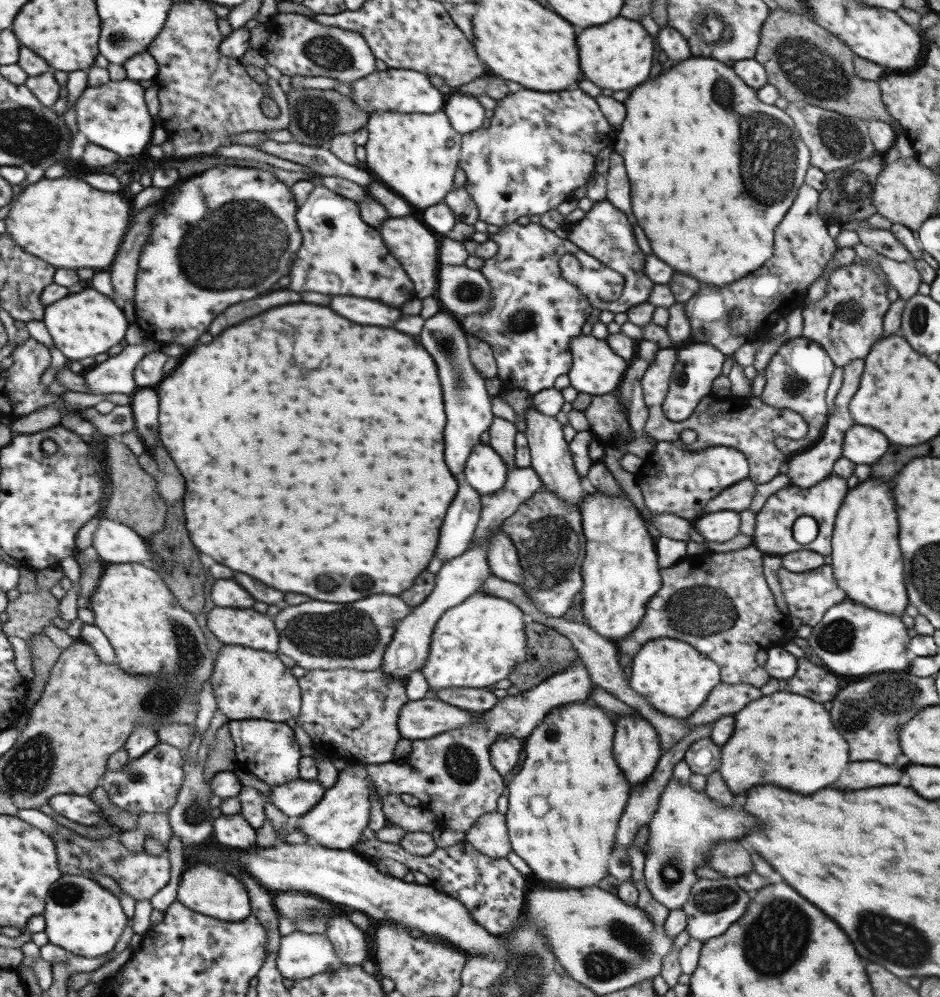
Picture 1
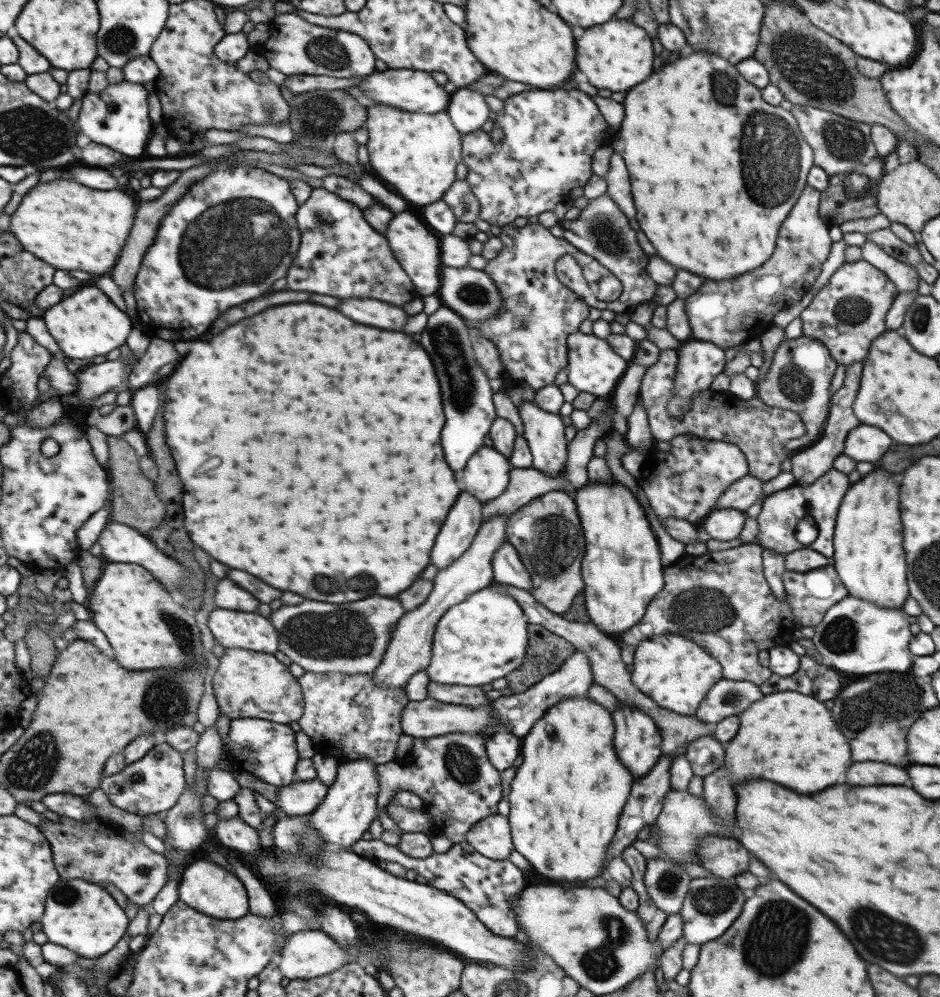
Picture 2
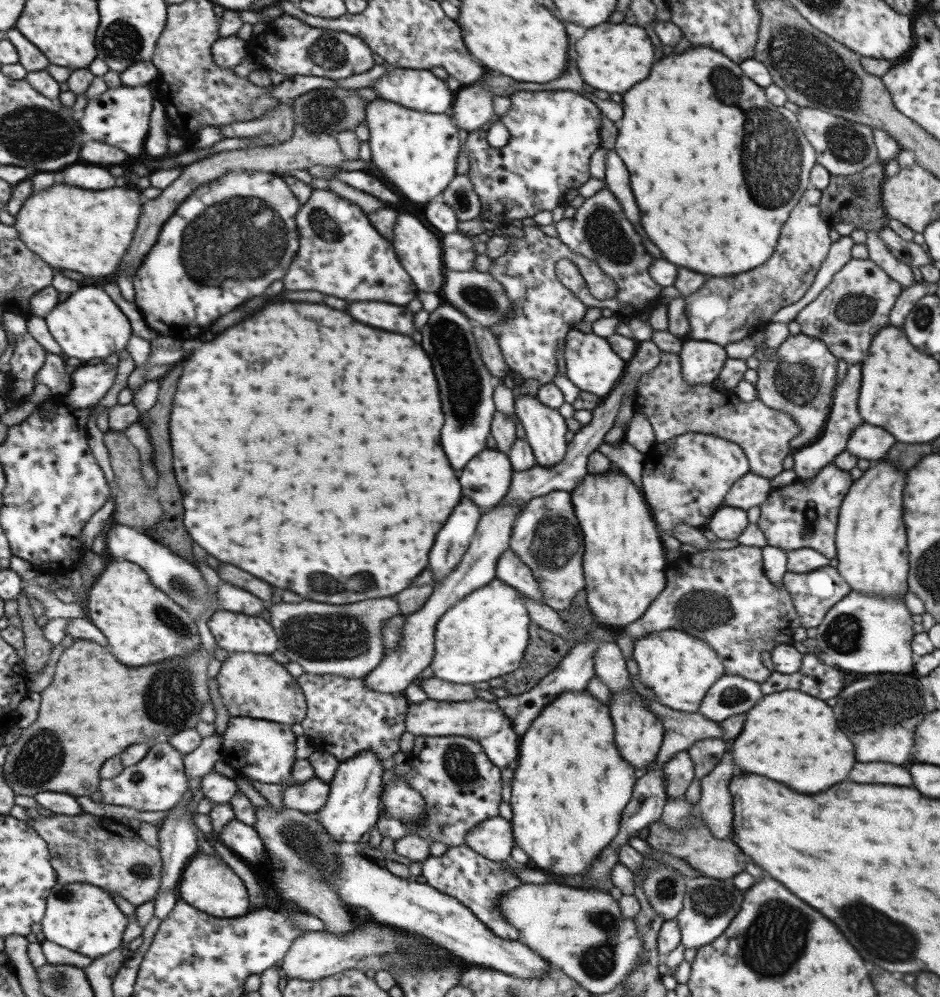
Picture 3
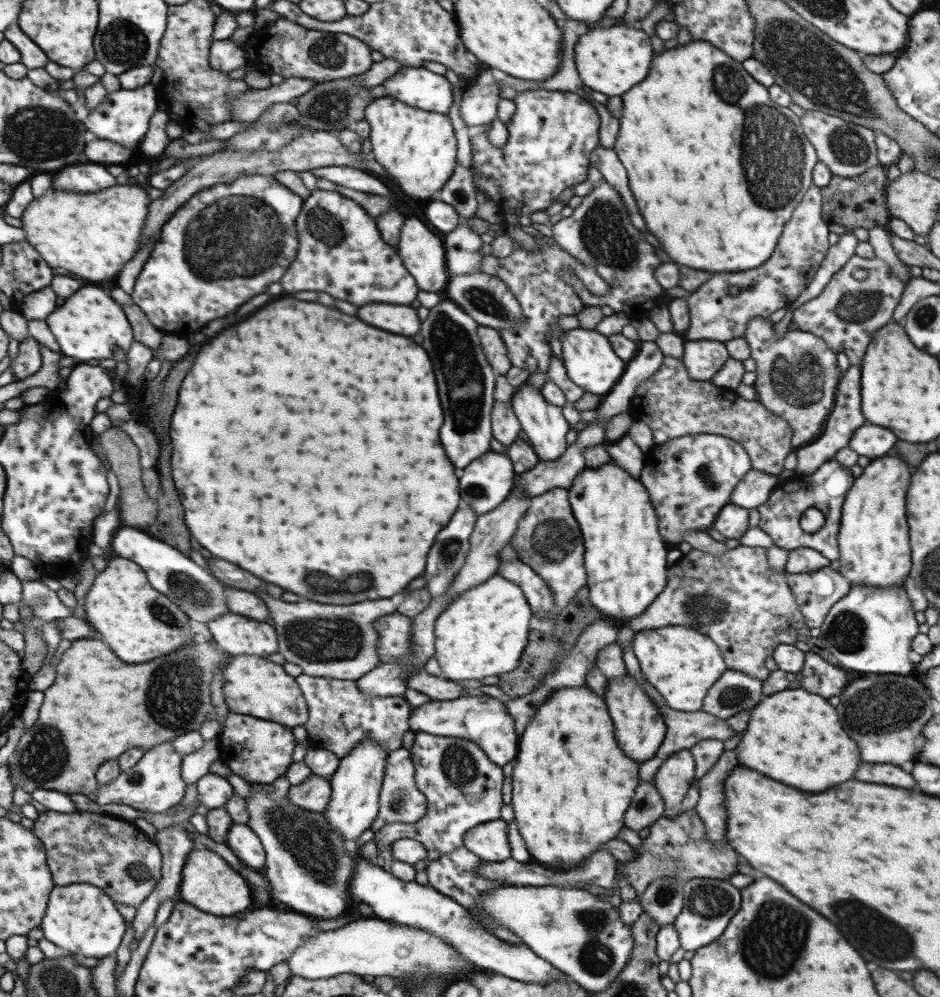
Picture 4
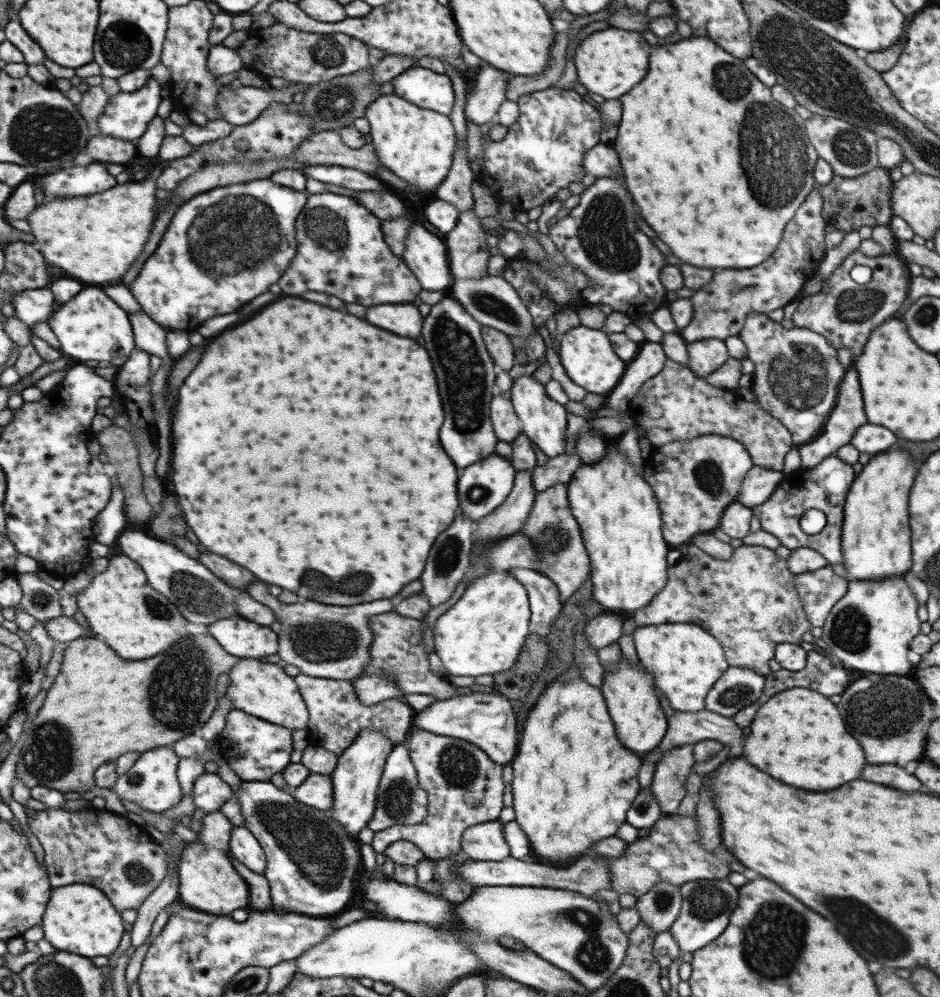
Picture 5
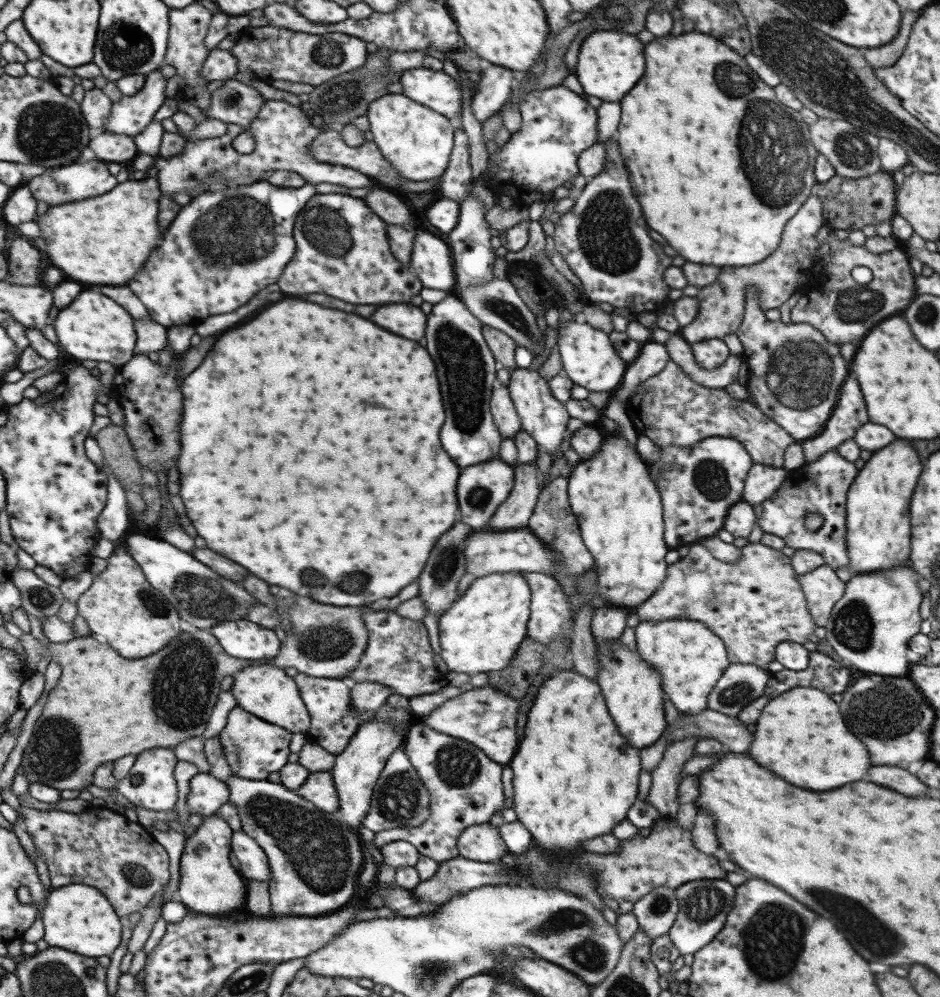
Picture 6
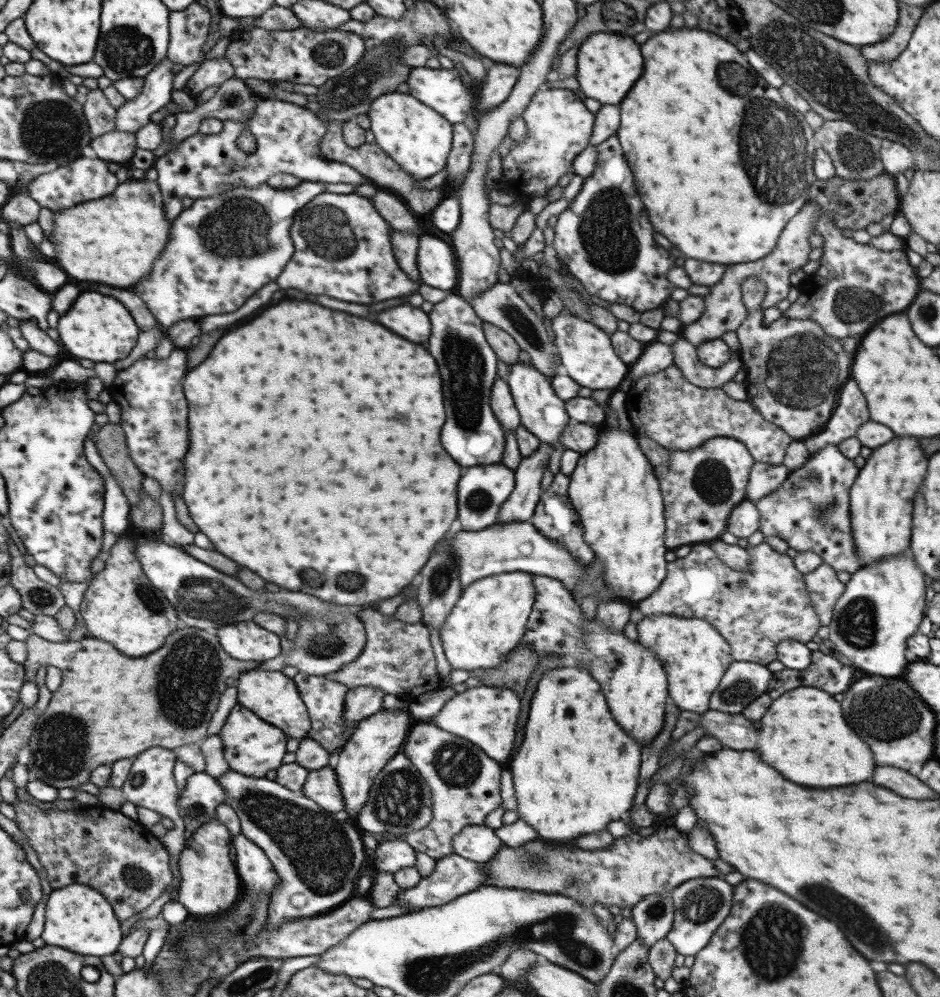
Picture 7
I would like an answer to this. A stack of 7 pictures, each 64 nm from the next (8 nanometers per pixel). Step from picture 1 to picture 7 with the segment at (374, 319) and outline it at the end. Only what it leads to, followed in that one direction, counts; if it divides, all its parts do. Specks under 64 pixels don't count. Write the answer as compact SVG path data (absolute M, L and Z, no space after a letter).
M407 304L393 306L393 308L379 312L377 322L383 324L387 330L395 332L397 336L403 336L405 340L411 340L411 342L421 342L429 336L427 334L429 320L425 312L421 312L419 308L407 306Z

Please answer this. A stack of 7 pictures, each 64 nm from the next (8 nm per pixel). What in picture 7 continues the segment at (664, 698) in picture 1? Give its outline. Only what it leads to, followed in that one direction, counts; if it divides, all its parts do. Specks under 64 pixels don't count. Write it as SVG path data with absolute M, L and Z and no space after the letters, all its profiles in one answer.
M674 615L644 617L636 624L636 642L660 660L667 676L668 702L677 712L703 713L711 693L731 664L731 649L706 621Z

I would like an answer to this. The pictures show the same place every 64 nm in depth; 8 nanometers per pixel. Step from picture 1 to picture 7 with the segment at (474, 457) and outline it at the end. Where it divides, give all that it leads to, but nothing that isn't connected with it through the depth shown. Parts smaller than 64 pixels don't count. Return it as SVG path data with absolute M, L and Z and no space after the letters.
M493 463L475 465L465 468L465 474L461 474L457 482L457 520L461 524L461 530L473 530L487 528L497 520L501 503L509 497L514 487L514 471L503 464Z

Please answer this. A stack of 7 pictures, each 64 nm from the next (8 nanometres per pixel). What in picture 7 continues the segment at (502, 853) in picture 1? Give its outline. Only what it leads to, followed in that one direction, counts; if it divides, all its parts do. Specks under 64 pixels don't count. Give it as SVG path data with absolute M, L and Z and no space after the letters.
M467 825L451 838L453 854L483 864L495 856L501 844L495 831L485 825Z

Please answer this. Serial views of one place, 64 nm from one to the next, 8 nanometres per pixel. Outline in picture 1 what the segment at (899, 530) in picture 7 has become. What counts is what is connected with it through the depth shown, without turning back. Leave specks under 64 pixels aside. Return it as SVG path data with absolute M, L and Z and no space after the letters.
M868 477L843 497L831 535L832 576L845 597L864 608L893 616L904 614L908 598L903 585L901 552L897 548L897 520L889 486Z

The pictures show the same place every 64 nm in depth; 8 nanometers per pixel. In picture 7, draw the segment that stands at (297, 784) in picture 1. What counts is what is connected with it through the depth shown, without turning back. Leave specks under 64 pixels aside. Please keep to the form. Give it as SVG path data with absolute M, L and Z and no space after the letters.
M332 765L308 771L299 793L315 802L324 811L335 813L343 810L343 798Z

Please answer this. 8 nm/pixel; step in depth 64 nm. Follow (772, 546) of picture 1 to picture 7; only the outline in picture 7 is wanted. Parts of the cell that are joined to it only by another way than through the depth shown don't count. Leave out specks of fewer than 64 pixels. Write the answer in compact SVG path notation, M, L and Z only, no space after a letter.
M835 446L809 455L801 468L791 470L773 492L755 502L760 516L759 531L765 537L779 537L793 550L814 552L835 572L855 572L860 566L849 520L849 491L855 476L857 468Z

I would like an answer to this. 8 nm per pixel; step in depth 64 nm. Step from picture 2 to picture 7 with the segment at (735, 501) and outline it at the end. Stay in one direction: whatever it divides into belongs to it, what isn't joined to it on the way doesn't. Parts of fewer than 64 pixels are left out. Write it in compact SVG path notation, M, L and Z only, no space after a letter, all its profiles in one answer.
M754 462L749 469L744 500L755 503L759 498L773 492L789 474L789 470L781 464Z

